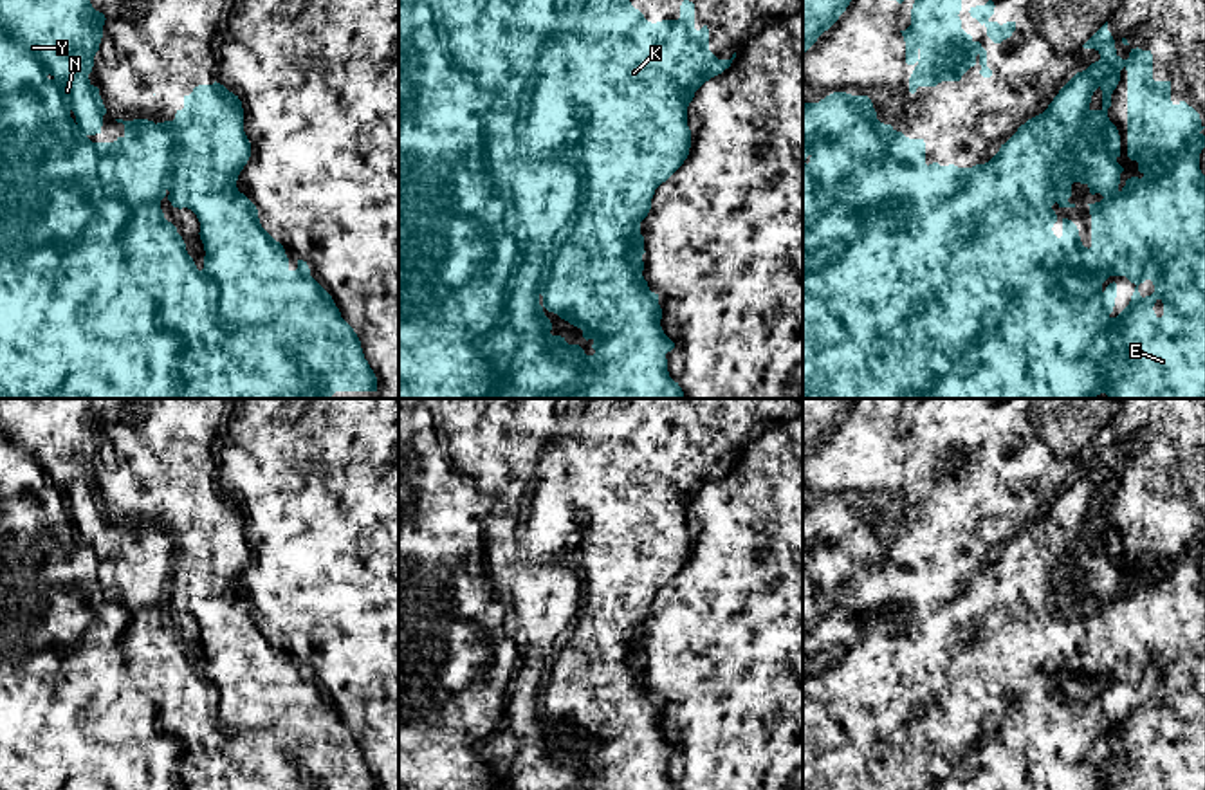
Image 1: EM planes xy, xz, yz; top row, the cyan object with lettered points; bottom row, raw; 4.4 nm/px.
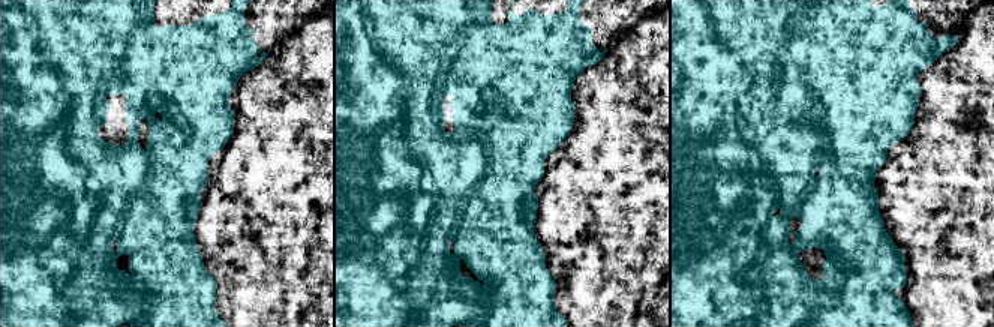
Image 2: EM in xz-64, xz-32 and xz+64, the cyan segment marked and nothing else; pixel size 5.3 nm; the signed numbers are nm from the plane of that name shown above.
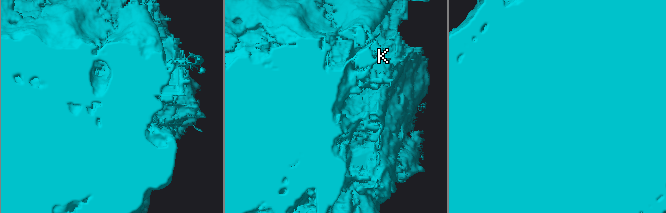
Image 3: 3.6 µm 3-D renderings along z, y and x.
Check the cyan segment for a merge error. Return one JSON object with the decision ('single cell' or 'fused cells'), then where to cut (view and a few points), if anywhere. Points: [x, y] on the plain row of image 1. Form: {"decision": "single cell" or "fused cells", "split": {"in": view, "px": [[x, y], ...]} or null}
{"decision": "fused cells", "split": {"in": "xz", "px": [[507, 612], [518, 671], [505, 711], [540, 716], [556, 758]]}}

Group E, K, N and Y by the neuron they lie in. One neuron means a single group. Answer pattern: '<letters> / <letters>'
E K Y / N

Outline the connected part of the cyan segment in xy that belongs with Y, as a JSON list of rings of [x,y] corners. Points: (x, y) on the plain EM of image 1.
[[[0,399],[0,790],[377,790],[377,781],[364,763],[361,745],[341,721],[332,700],[310,680],[307,666],[289,673],[289,662],[260,628],[256,610],[238,595],[236,584],[251,561],[251,547],[244,536],[244,512],[238,500],[224,489],[198,489],[184,500],[184,512],[173,525],[157,527],[141,534],[141,552],[146,584],[139,584],[139,572],[132,574],[130,586],[141,593],[152,586],[164,588],[164,601],[173,611],[191,613],[200,626],[204,648],[204,673],[198,675],[186,655],[177,631],[164,622],[161,604],[128,610],[119,599],[106,597],[97,577],[99,556],[70,521],[67,496],[54,485],[70,483],[74,491],[90,489],[85,474],[85,438],[96,422],[87,399]]]

